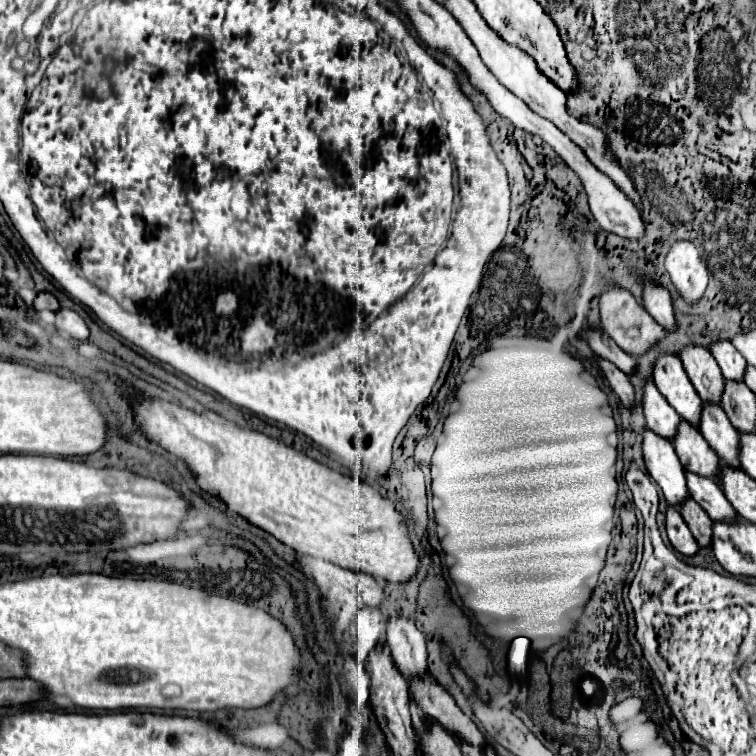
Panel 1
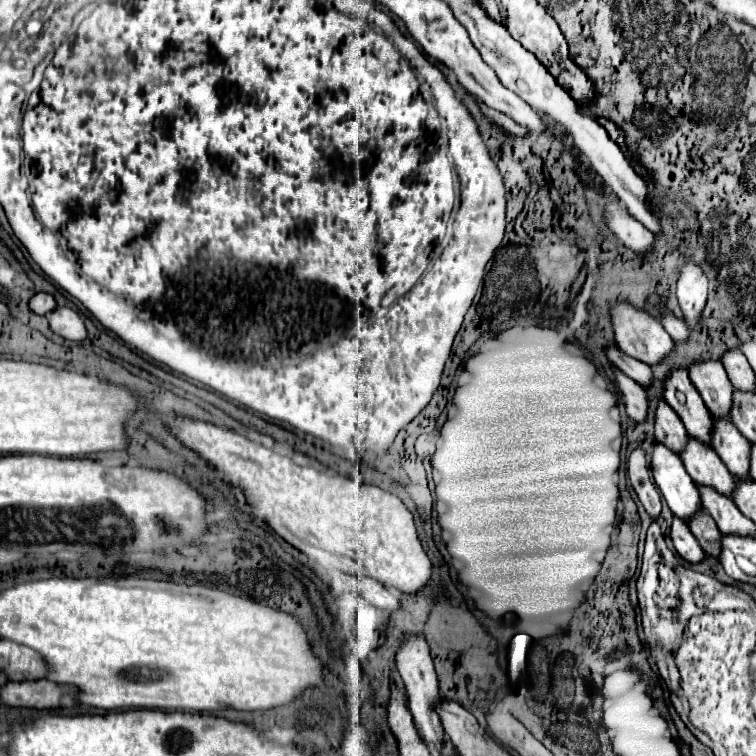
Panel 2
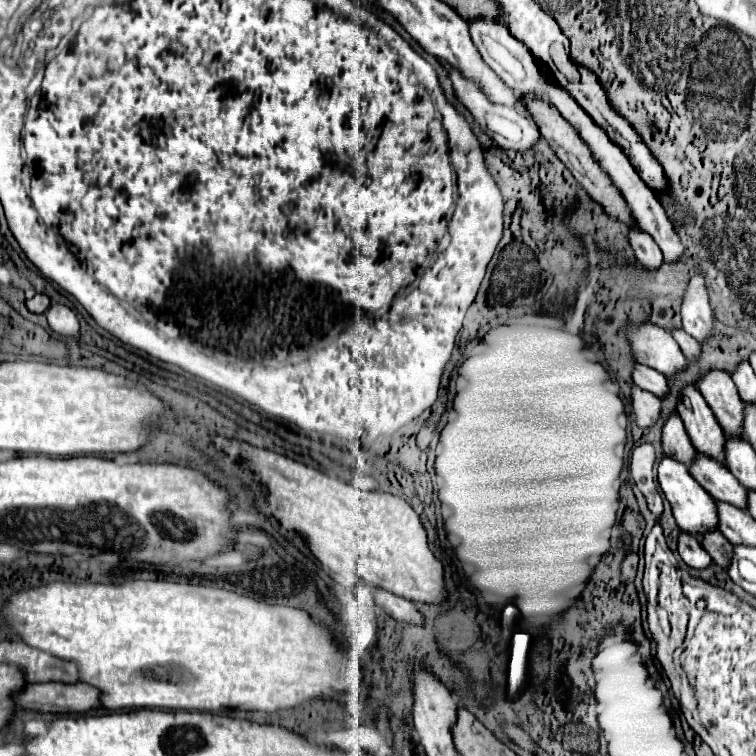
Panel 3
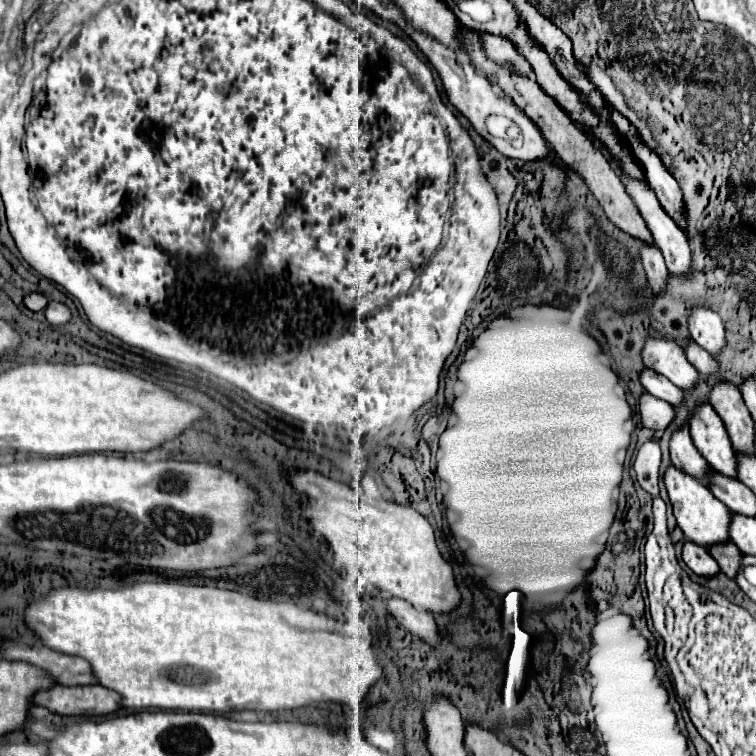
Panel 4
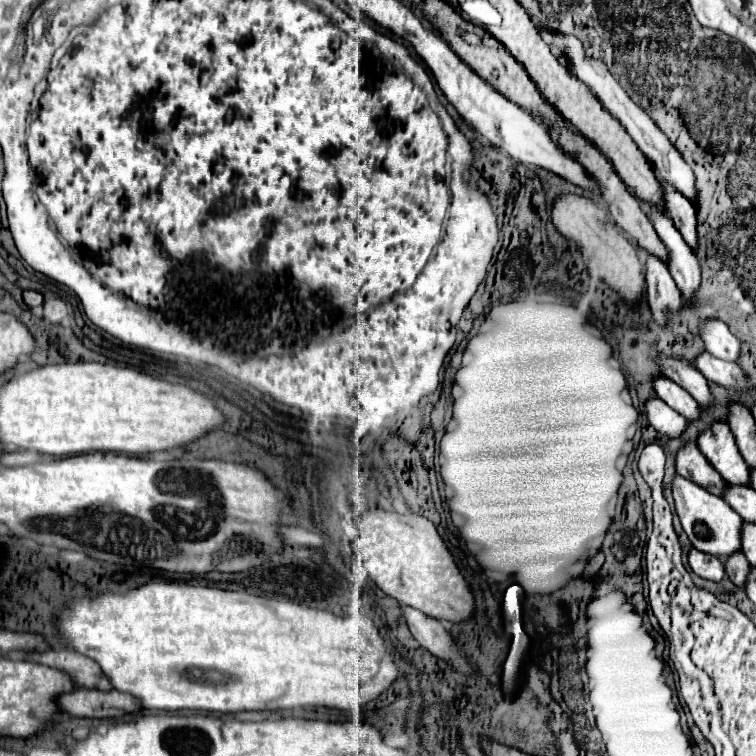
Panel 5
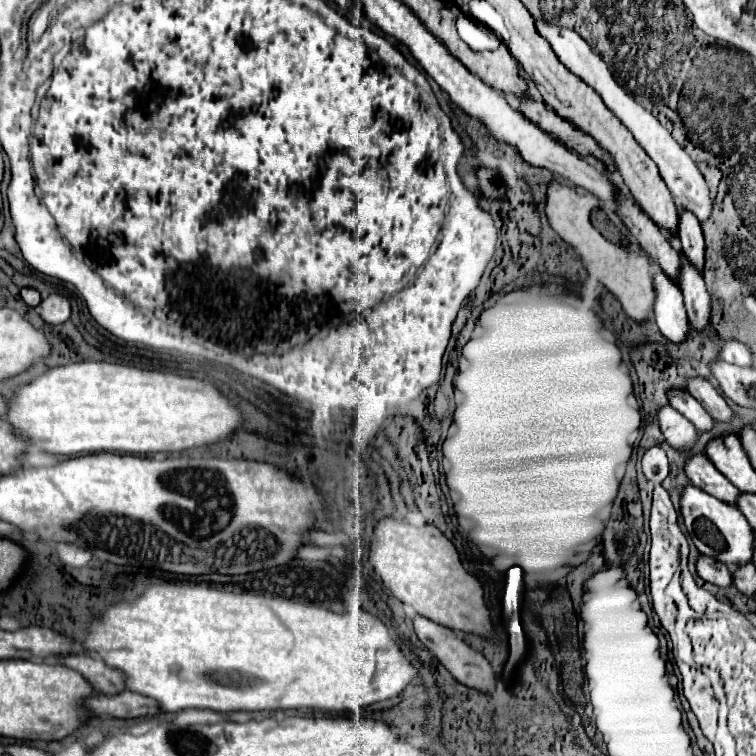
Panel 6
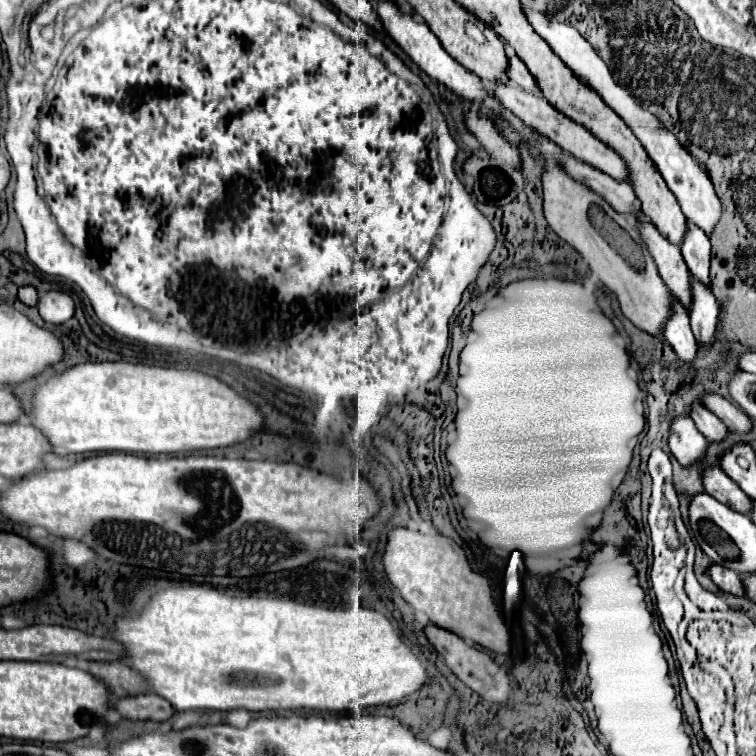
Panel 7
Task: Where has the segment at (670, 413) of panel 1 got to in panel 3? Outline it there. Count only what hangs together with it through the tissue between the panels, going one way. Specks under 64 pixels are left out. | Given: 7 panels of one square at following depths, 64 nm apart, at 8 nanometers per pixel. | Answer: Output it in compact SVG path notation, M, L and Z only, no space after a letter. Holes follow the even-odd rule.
M670 416L664 424L664 432L662 432L662 446L666 456L690 466L698 454L696 448L692 446L686 430L684 430L684 422L680 420L680 416Z

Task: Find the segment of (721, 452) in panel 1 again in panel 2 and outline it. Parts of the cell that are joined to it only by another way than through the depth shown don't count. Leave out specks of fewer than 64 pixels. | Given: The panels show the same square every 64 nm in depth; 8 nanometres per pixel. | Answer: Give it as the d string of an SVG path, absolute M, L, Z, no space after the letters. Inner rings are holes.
M716 420L716 432L712 434L712 448L718 452L722 462L730 468L734 478L746 480L750 466L750 448L752 444L730 424L728 420Z

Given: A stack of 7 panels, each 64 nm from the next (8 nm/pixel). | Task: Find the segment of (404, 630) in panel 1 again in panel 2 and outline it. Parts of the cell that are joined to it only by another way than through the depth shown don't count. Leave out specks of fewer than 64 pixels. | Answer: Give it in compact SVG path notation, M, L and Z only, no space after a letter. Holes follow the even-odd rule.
M408 634L404 638L404 642L402 642L402 648L398 650L396 664L398 664L398 672L402 676L402 682L404 682L404 692L408 696L408 710L410 710L410 714L414 718L414 724L416 724L416 730L418 730L420 738L434 752L444 754L444 744L448 744L448 736L446 736L446 732L442 728L442 720L440 720L440 716L436 712L436 706L444 702L444 694L440 692L438 674L434 670L434 664L432 664L426 640L422 636Z

